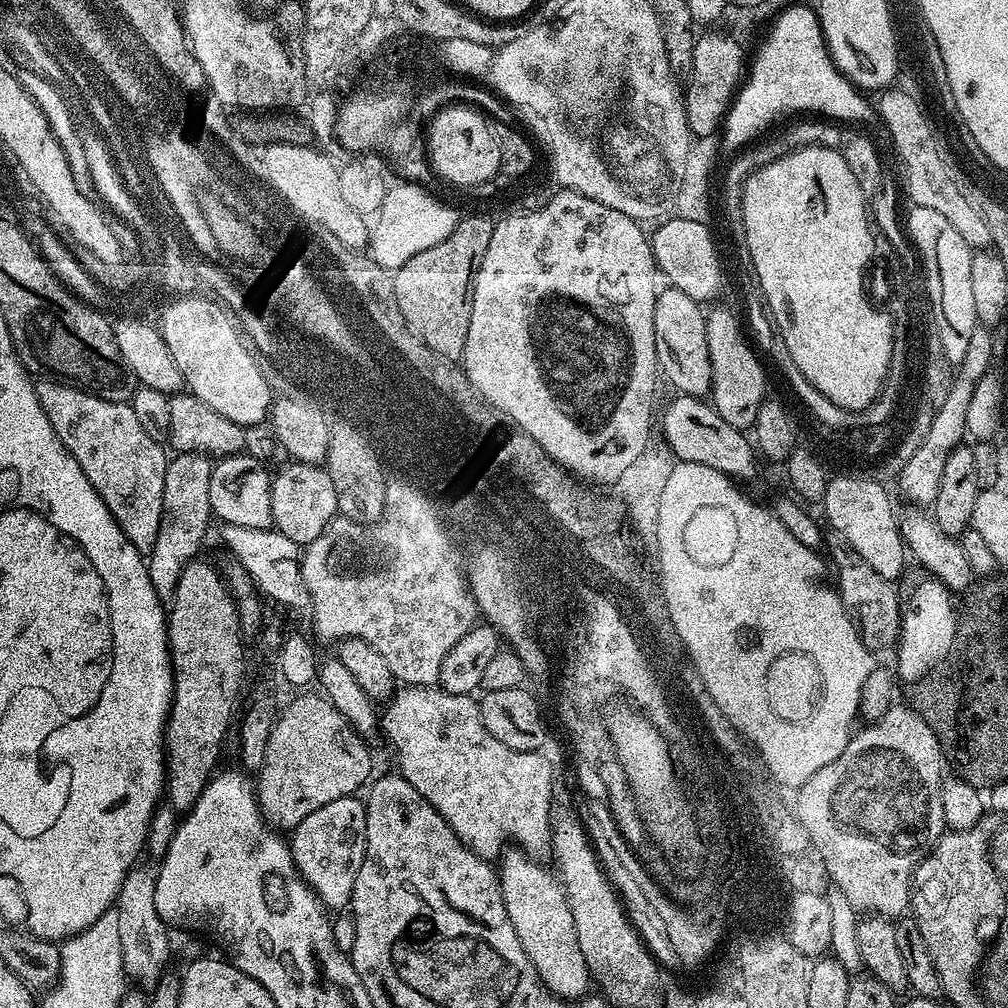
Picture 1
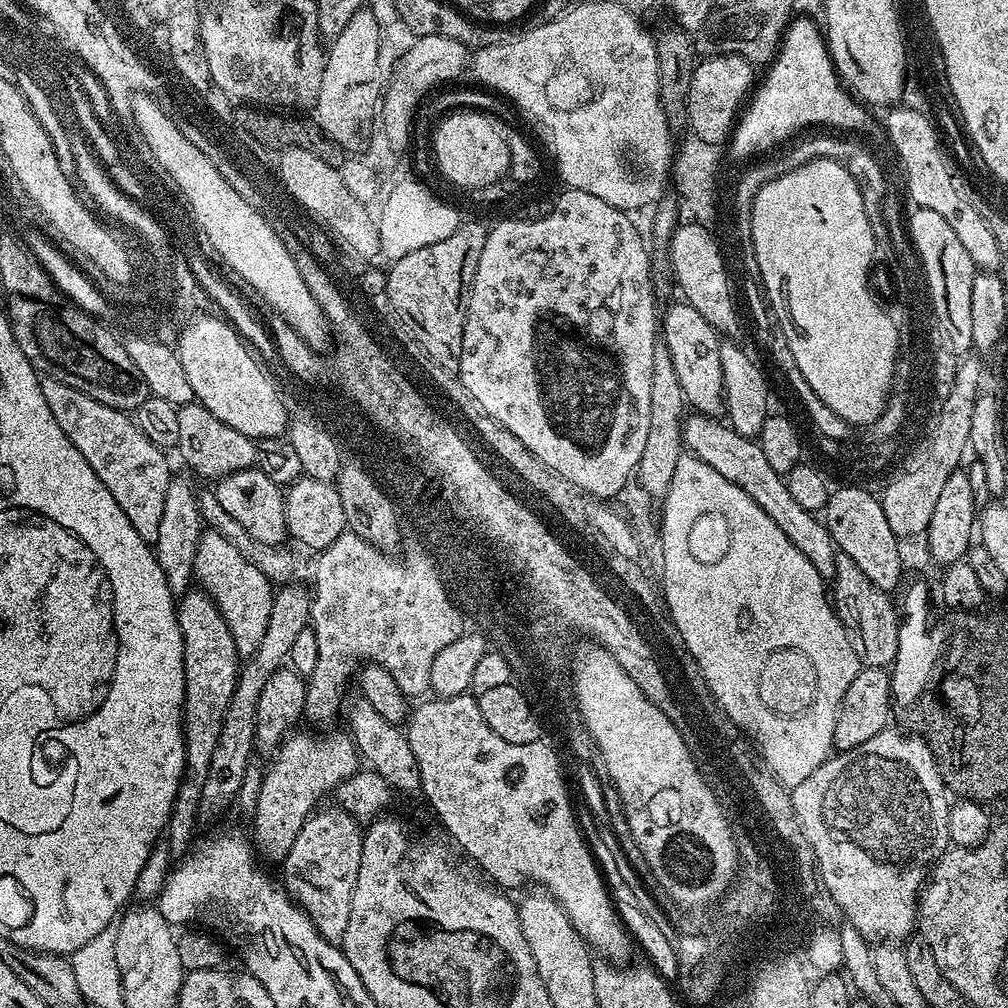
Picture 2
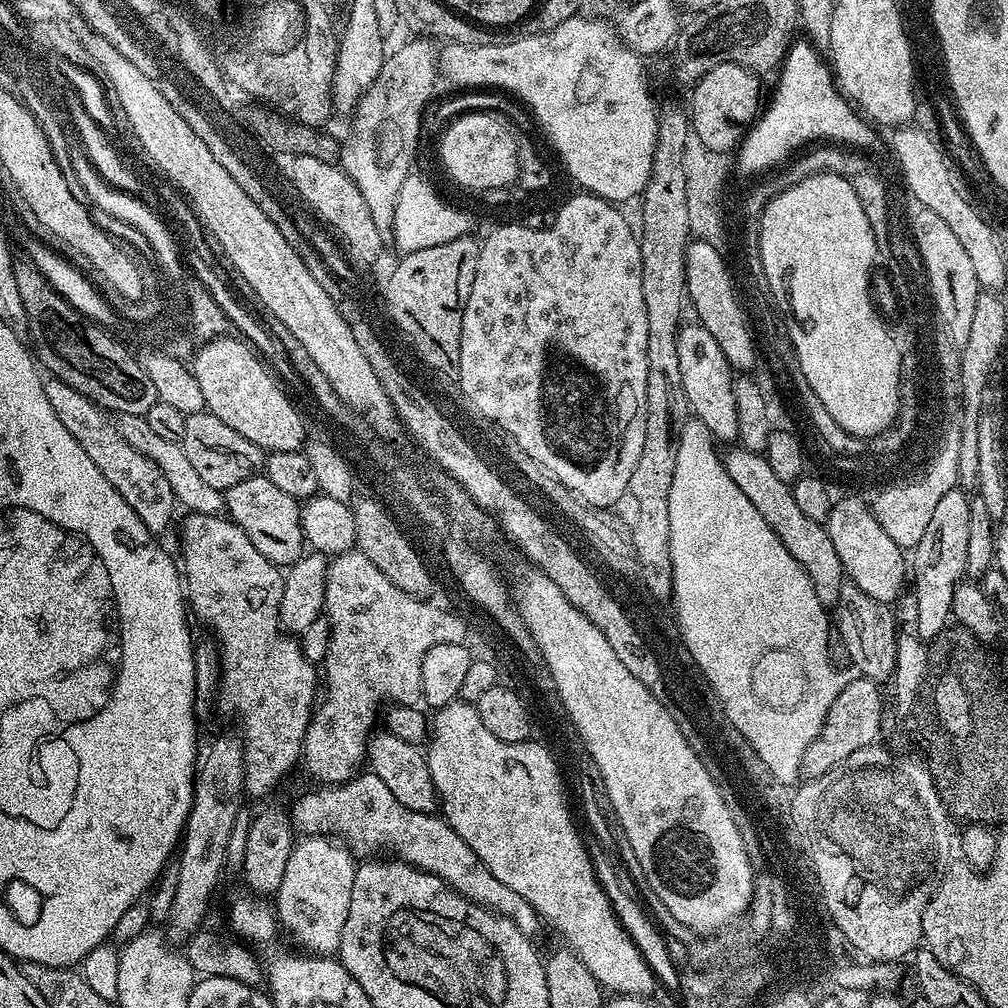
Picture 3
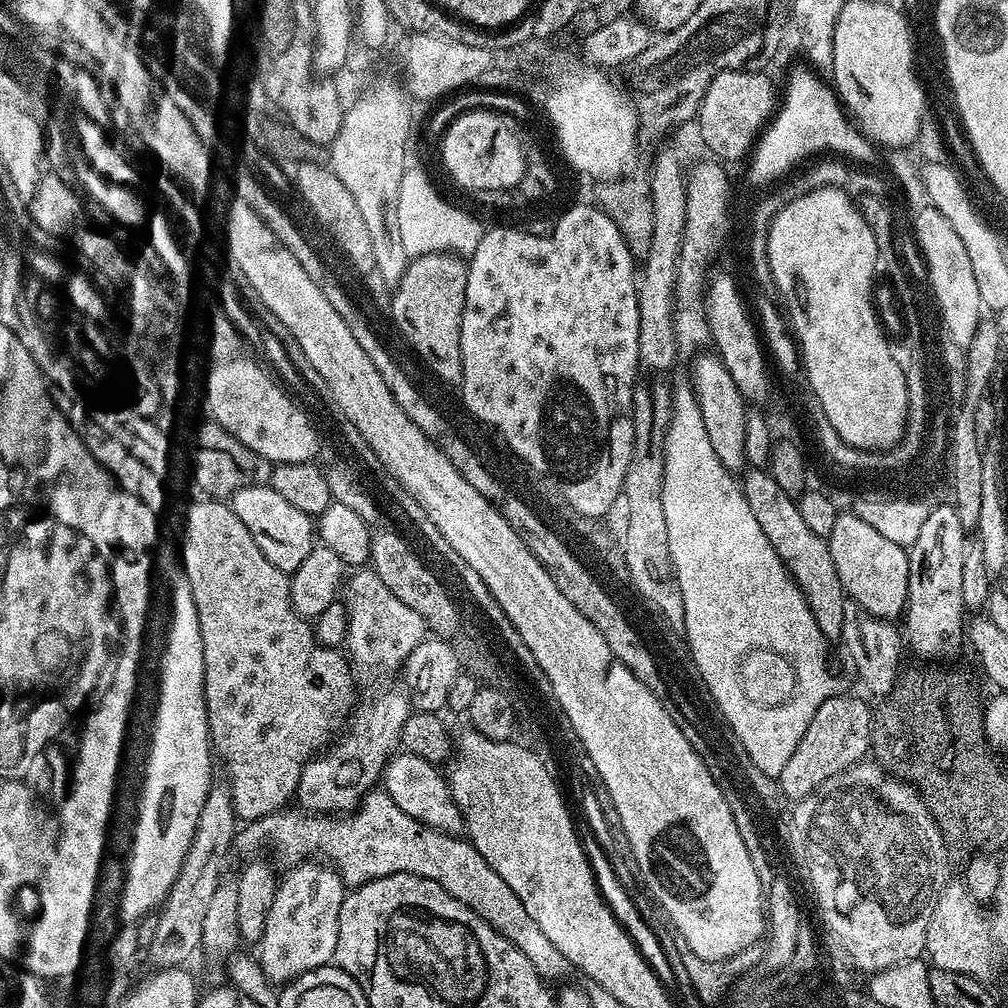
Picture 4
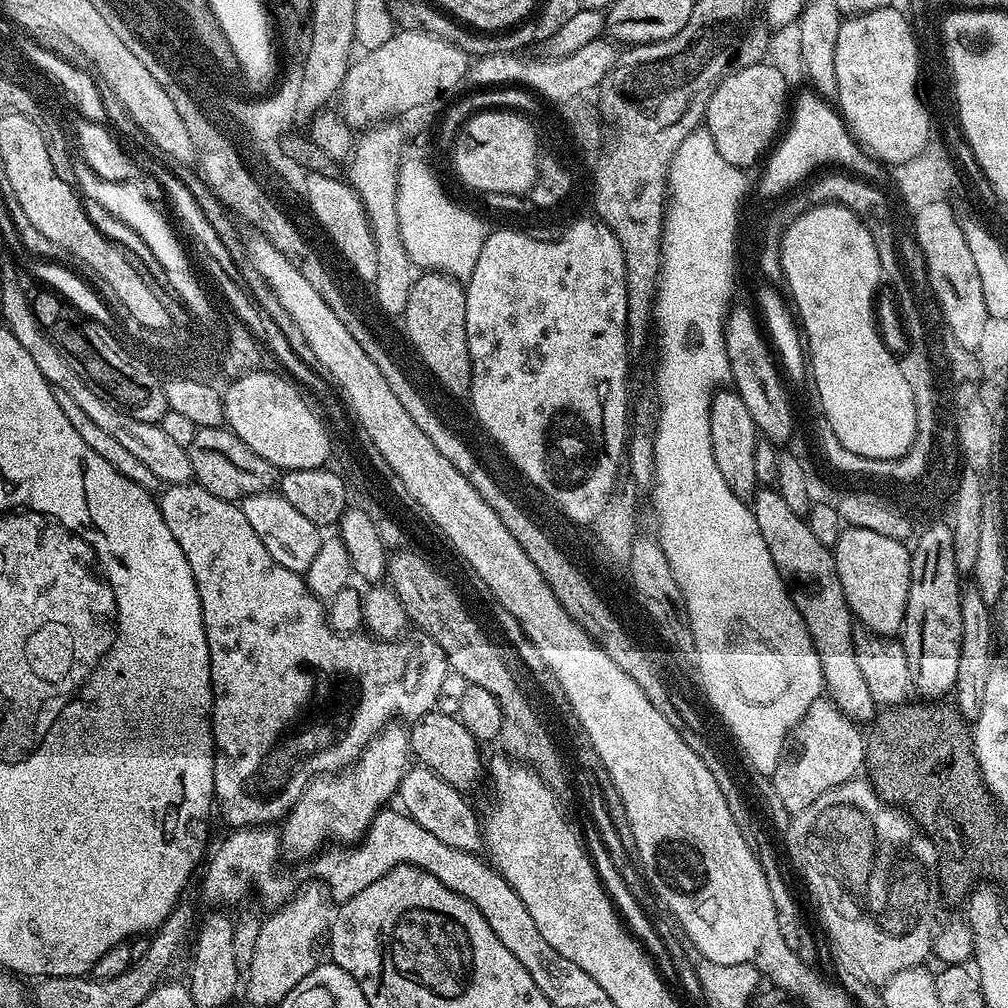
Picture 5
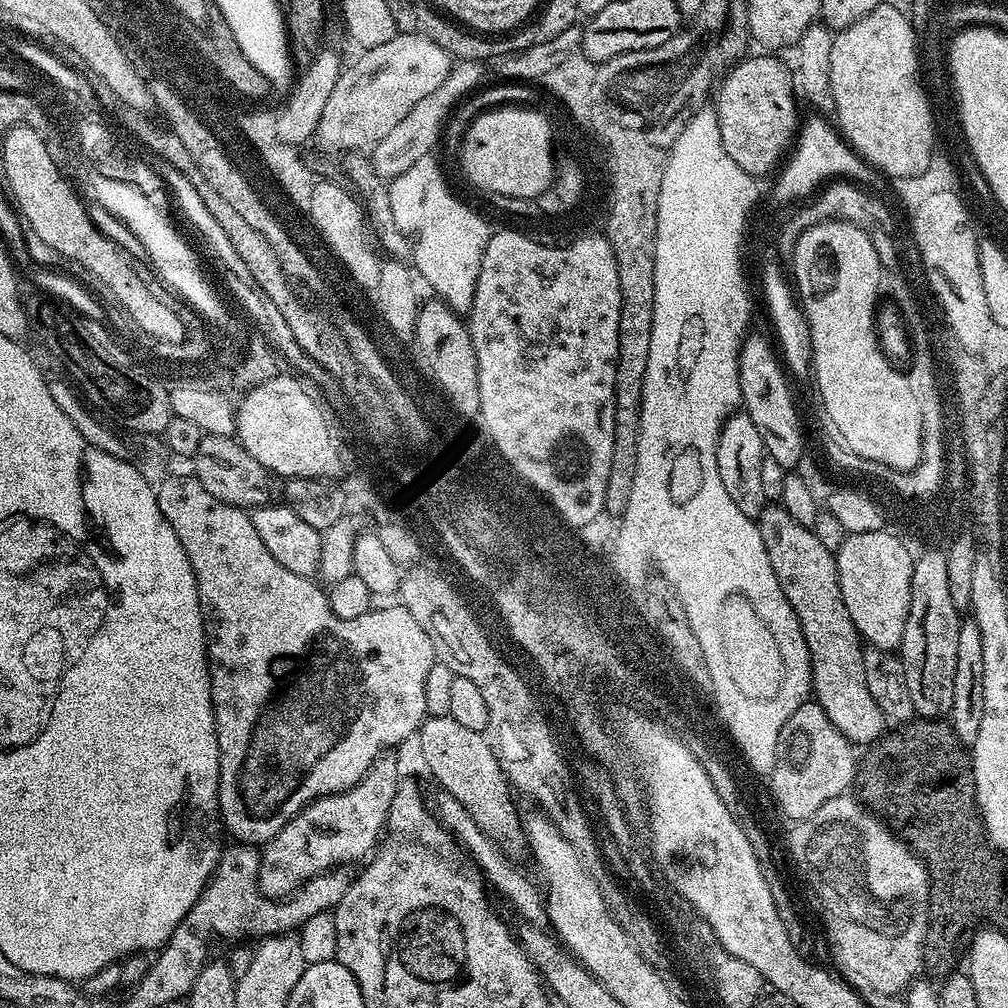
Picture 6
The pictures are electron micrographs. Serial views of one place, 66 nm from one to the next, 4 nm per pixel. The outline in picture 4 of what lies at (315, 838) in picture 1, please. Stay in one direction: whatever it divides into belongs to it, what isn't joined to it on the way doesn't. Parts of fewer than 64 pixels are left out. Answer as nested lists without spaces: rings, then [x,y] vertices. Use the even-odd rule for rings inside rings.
[[[300,862],[287,871],[277,883],[258,945],[260,966],[266,978],[276,986],[283,986],[289,980],[297,980],[310,970],[327,968],[335,961],[338,914],[346,895],[346,885],[340,873],[327,863]]]

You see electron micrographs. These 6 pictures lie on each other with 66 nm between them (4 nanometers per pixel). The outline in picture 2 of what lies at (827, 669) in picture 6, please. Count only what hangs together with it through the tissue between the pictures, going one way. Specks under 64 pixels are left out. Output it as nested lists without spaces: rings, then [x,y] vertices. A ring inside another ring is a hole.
[[[692,414],[683,421],[683,447],[706,462],[710,470],[718,470],[726,482],[734,482],[734,486],[750,494],[750,498],[754,498],[754,502],[758,502],[758,506],[770,514],[774,526],[778,526],[782,534],[786,534],[786,538],[790,538],[790,542],[794,542],[794,546],[798,546],[798,550],[802,550],[802,554],[814,562],[820,576],[835,577],[838,549],[832,541],[830,530],[824,525],[823,519],[798,506],[798,501],[790,495],[787,479],[770,470],[770,461],[763,456],[759,443],[753,437],[738,434],[723,419]]]

